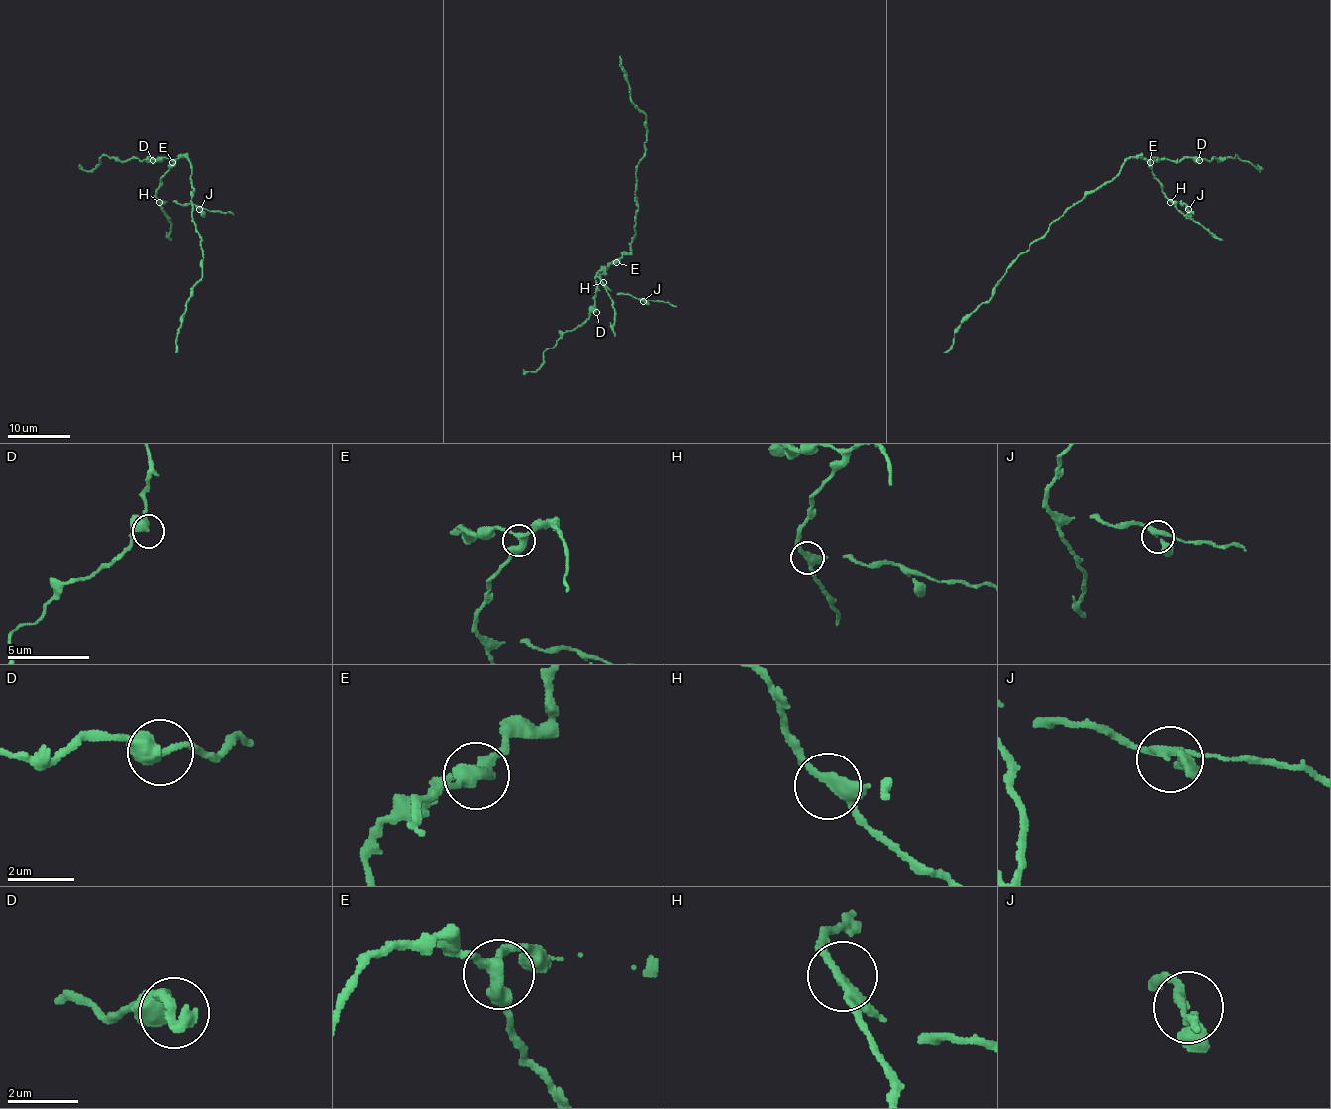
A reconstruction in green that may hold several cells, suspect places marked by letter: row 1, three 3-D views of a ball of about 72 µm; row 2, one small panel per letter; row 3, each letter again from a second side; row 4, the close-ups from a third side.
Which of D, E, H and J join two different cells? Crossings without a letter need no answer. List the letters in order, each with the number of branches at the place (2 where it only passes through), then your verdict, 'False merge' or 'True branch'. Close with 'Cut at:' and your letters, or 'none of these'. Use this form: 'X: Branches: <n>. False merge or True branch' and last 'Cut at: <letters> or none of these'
D: Branches: 3. True branch
E: Branches: 3. True branch
H: Branches: 3. True branch
J: Branches: 3. True branch
Cut at: none of these

